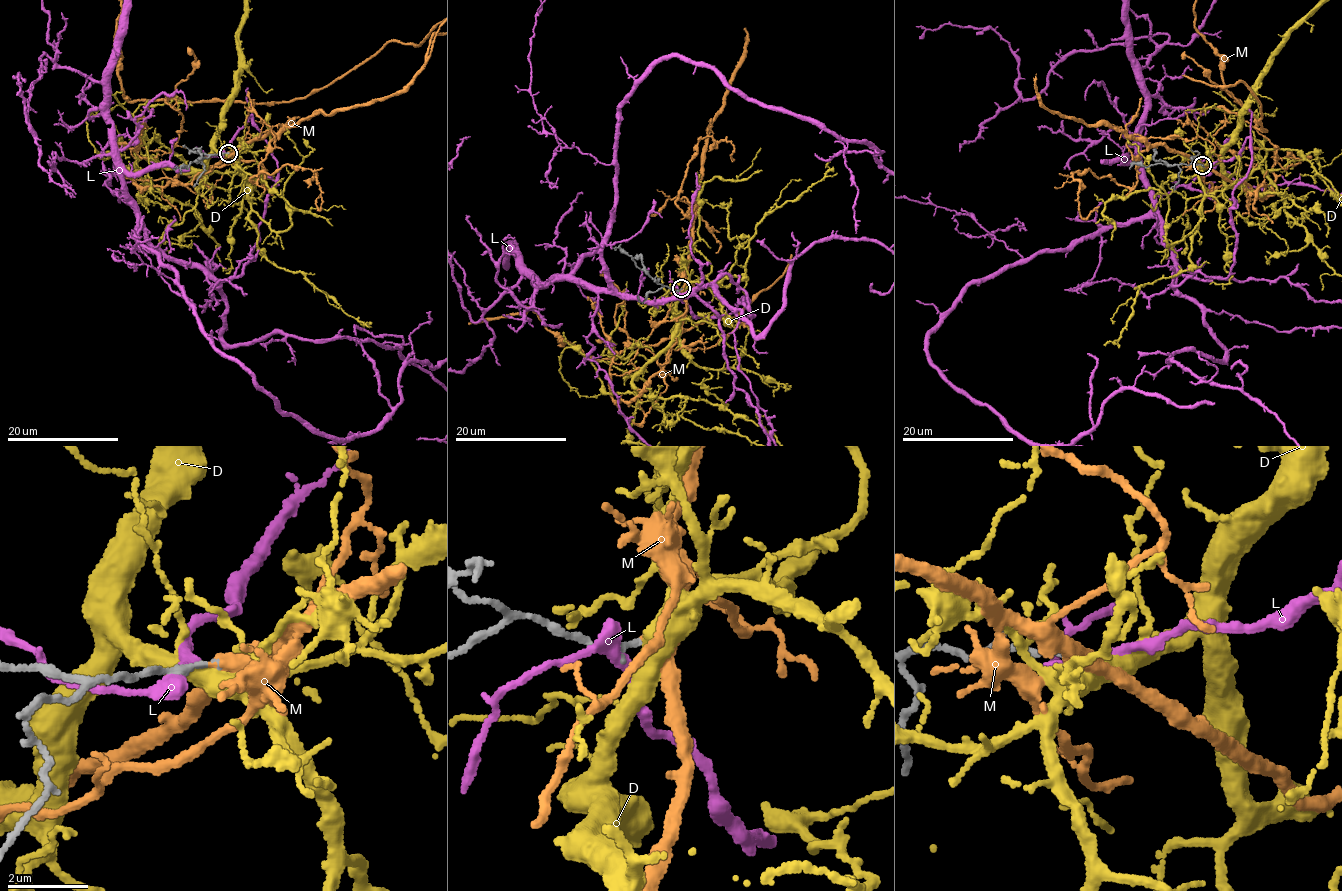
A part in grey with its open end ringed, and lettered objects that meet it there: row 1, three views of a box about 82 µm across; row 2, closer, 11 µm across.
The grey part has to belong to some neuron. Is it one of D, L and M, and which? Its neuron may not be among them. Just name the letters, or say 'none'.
M

